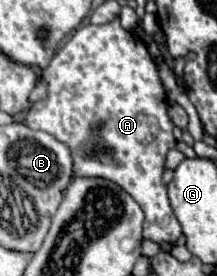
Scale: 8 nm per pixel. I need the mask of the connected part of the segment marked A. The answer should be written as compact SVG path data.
M119 19L77 29L75 35L51 59L51 65L43 71L43 77L49 83L49 97L31 107L27 113L27 127L47 131L57 141L63 141L71 149L73 173L77 177L101 177L125 189L145 213L143 239L175 245L181 237L181 225L169 205L163 173L165 157L177 141L173 137L173 123L167 115L167 95L165 89L161 89L163 83L149 51L145 59L145 49L145 43L131 31L123 29Z

